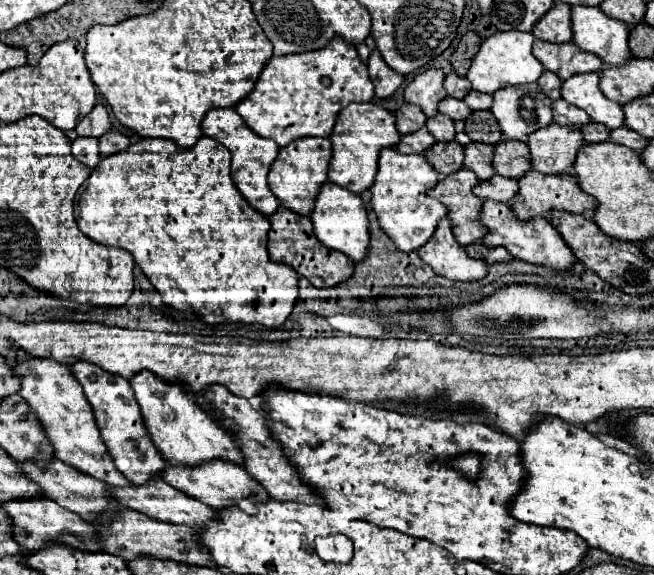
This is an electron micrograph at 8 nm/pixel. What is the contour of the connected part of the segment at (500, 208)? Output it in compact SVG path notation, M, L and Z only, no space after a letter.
M484 200L480 210L480 222L488 228L488 234L482 238L484 246L504 246L514 258L542 264L542 266L552 266L556 270L568 270L576 262L564 238L560 238L560 234L554 230L554 226L546 218L518 220L512 214L508 204Z

